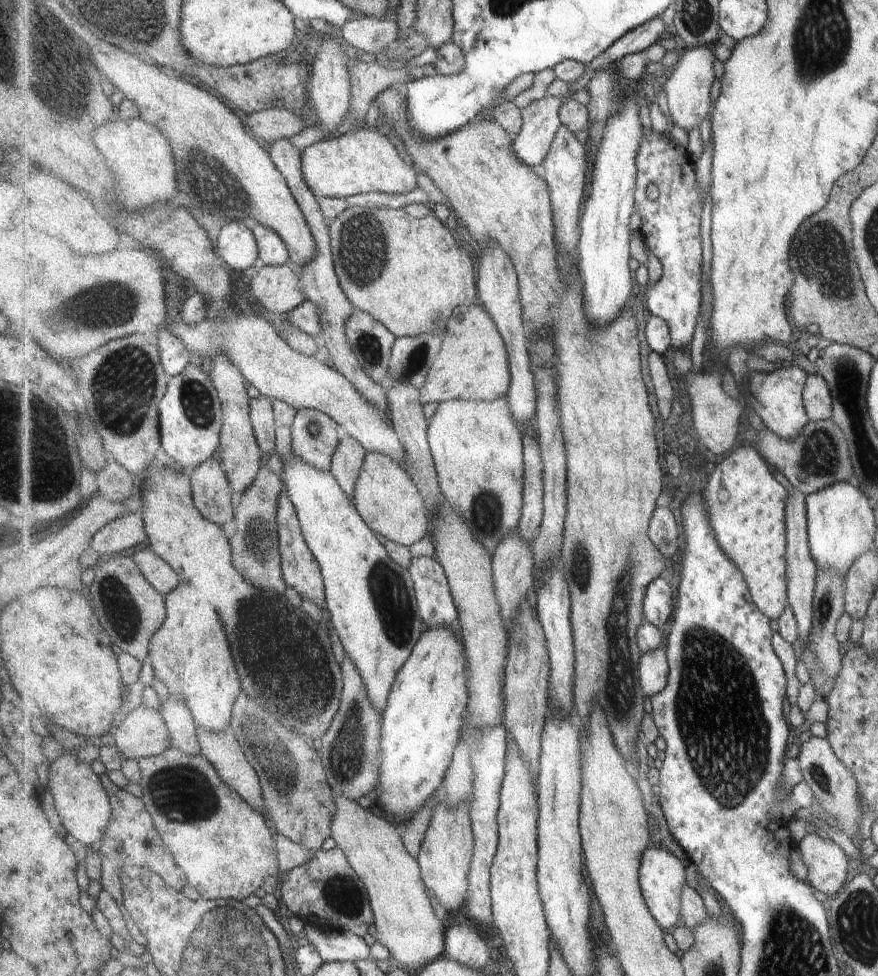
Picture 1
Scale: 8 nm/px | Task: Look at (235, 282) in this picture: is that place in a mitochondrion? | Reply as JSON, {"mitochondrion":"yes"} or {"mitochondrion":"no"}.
{"mitochondrion":"no"}

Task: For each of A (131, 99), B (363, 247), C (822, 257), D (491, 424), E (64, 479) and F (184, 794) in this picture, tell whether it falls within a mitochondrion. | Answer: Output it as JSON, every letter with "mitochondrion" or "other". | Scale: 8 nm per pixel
{"A":"other","B":"mitochondrion","C":"mitochondrion","D":"other","E":"mitochondrion","F":"mitochondrion"}

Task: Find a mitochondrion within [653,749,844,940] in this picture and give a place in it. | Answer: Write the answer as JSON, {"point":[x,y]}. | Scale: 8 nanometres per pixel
{"point":[820,775]}

